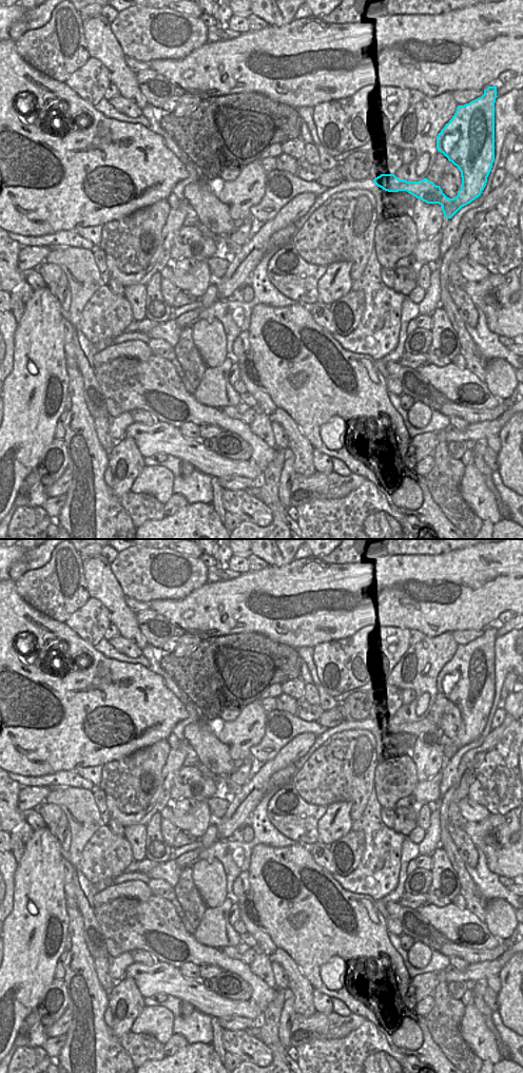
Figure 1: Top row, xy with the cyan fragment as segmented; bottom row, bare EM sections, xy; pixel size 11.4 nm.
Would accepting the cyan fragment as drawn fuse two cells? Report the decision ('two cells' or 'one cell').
one cell

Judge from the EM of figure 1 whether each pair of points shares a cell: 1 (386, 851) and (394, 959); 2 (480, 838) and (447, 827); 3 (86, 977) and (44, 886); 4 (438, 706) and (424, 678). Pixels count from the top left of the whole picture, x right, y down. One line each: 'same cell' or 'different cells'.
1: different cells
2: different cells
3: different cells
4: different cells

